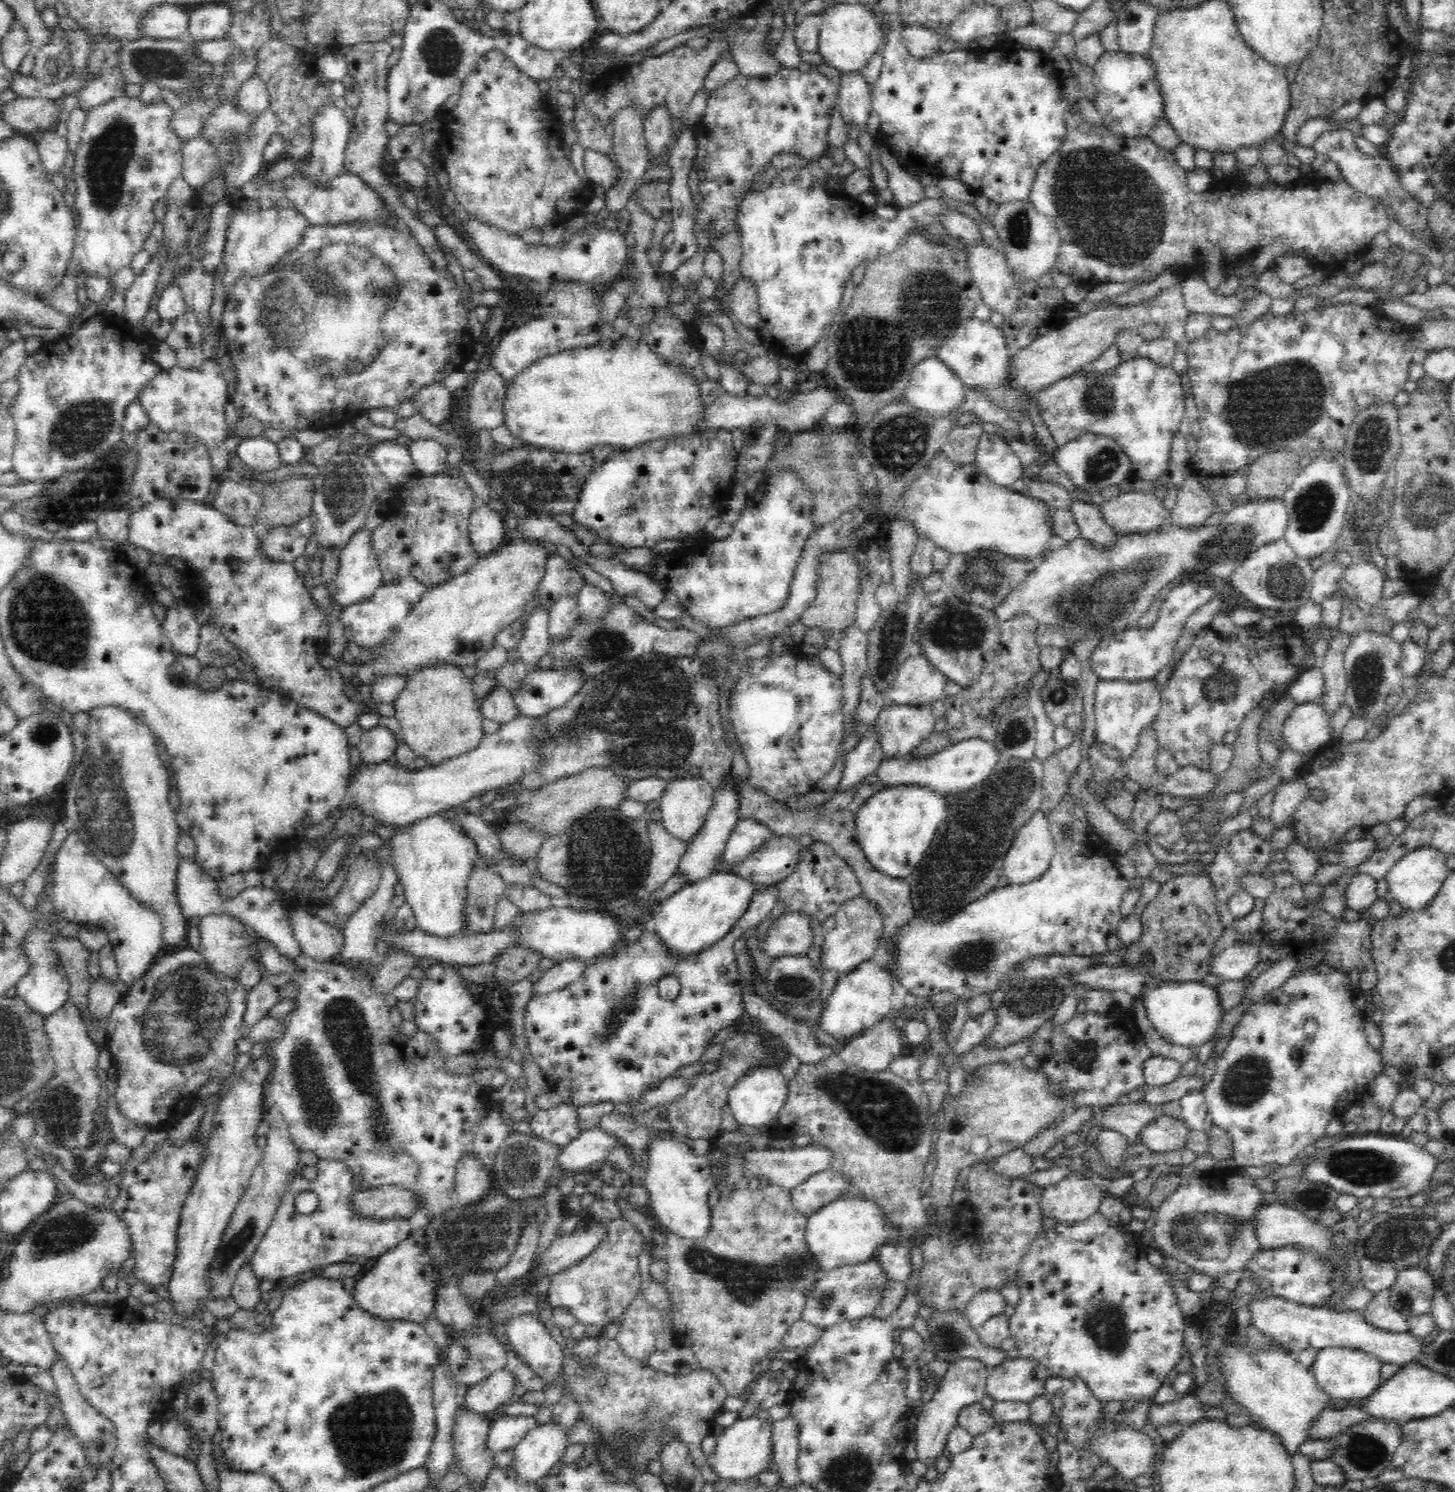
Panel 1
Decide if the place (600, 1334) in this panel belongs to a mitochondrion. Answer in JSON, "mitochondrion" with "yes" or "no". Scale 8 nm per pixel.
{"mitochondrion":"no"}

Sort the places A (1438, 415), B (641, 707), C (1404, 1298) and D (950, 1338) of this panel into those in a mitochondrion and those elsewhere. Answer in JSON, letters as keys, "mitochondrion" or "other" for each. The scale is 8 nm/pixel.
{"A":"other","B":"mitochondrion","C":"mitochondrion","D":"mitochondrion"}

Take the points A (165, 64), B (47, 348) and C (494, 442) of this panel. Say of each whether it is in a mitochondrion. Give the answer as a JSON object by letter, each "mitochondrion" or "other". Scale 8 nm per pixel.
{"A":"mitochondrion","B":"other","C":"other"}

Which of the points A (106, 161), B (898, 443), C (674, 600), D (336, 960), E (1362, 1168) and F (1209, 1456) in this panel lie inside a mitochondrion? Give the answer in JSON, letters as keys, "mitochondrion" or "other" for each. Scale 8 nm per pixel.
{"A":"mitochondrion","B":"mitochondrion","C":"other","D":"other","E":"mitochondrion","F":"other"}

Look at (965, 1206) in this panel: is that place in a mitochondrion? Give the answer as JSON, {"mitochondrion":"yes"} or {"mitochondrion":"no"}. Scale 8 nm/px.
{"mitochondrion":"no"}

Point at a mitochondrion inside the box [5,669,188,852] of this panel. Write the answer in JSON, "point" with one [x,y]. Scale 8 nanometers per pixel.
{"point":[42,733]}

